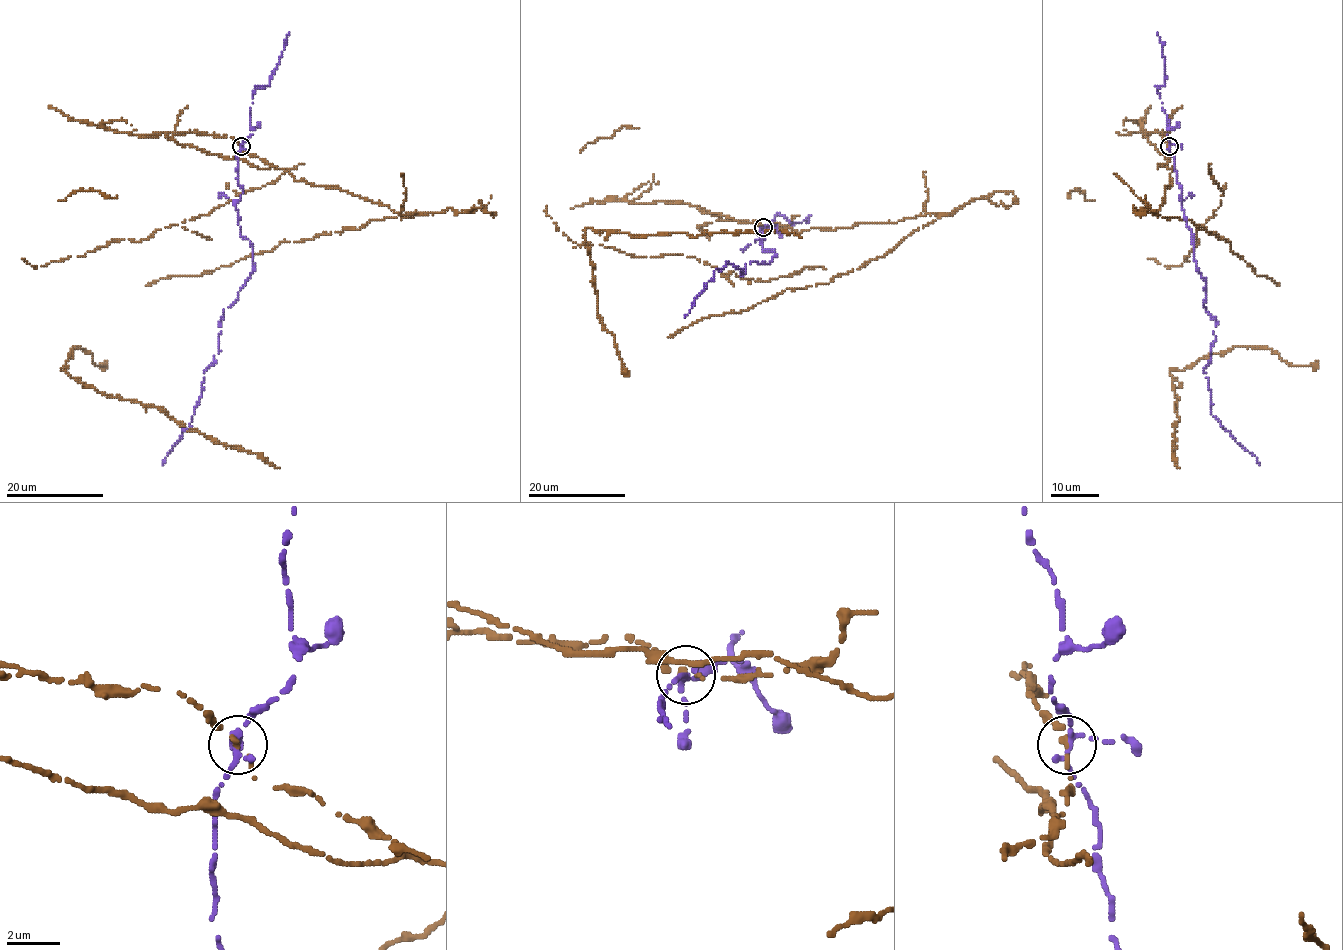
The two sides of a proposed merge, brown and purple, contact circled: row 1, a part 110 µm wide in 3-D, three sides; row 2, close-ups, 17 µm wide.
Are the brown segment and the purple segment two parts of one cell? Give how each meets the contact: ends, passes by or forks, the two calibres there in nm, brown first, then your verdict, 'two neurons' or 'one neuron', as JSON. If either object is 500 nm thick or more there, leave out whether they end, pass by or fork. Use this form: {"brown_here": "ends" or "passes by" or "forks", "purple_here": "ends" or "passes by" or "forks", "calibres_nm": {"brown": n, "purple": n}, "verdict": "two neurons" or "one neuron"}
{"brown_here": "ends", "purple_here": "passes by", "calibres_nm": {"brown": 220, "purple": 240}, "verdict": "two neurons"}

